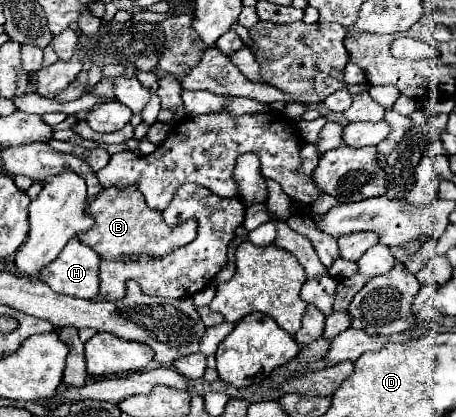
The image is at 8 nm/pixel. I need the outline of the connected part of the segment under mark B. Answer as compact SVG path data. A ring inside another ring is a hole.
M102 189L98 197L90 203L88 209L94 217L96 223L90 231L80 233L78 239L92 247L102 259L112 259L112 257L134 257L142 253L152 253L154 257L168 255L172 249L178 249L182 245L188 245L196 237L198 223L196 221L186 221L182 225L166 225L162 219L162 213L156 209L150 209L138 193L138 189Z

